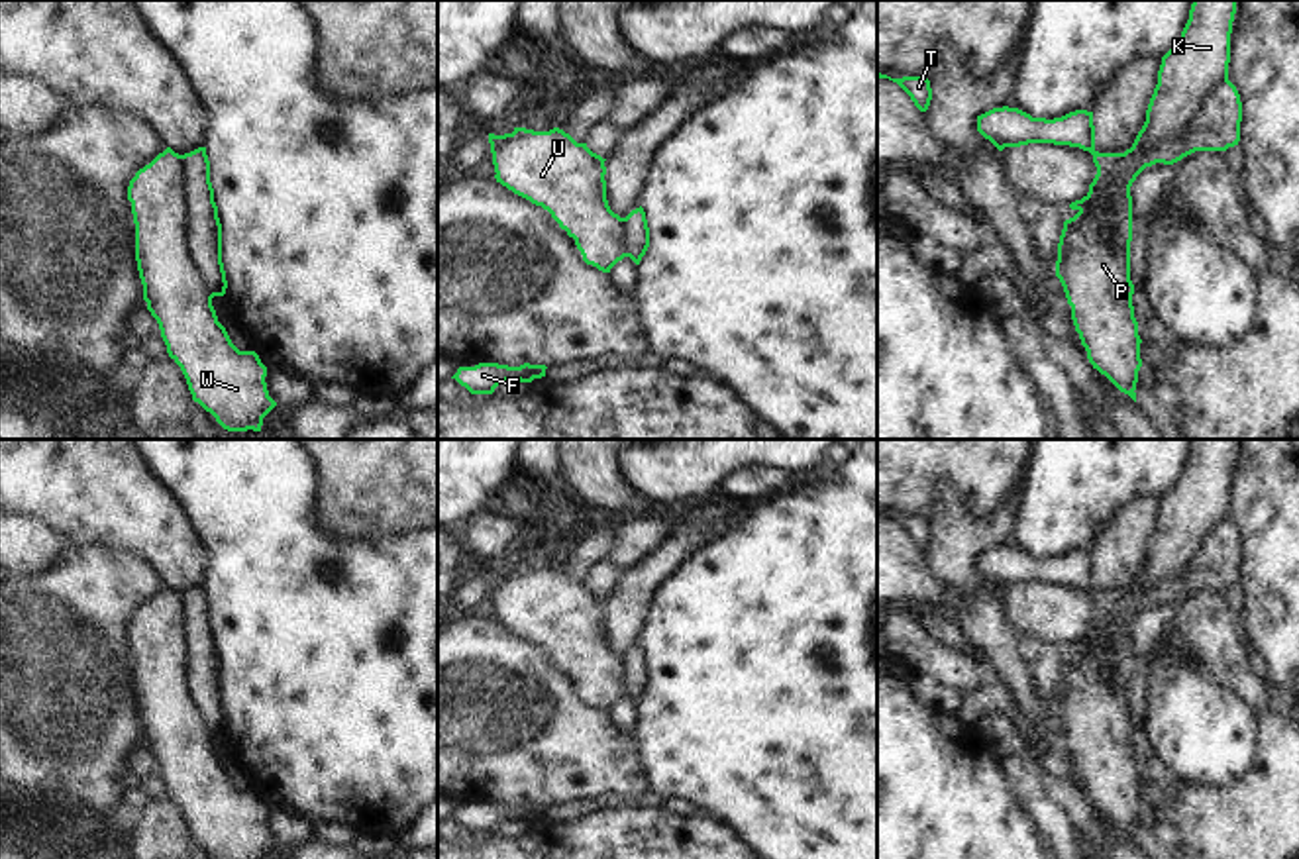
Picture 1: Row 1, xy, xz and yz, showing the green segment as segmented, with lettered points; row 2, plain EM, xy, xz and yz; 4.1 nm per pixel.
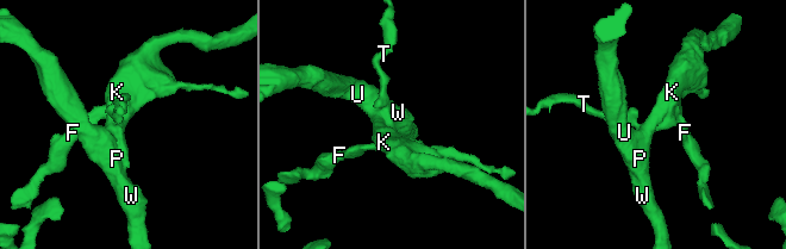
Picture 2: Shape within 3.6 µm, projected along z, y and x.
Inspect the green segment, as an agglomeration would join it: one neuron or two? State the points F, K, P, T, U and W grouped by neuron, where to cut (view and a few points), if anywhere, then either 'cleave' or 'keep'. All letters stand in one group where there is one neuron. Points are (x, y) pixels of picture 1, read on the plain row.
F T / K P U W; cut in xy along (181, 595), (189, 638), (189, 689), (212, 736); cleave

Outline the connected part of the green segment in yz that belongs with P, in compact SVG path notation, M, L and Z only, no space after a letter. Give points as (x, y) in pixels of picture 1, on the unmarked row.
M1122 622L1120 633L1087 633L1069 643L1077 653L1064 661L1056 716L1071 745L1071 759L1089 802L1136 841L1142 779L1132 745L1130 686L1120 679L1120 657L1132 645L1130 626L1132 622Z

